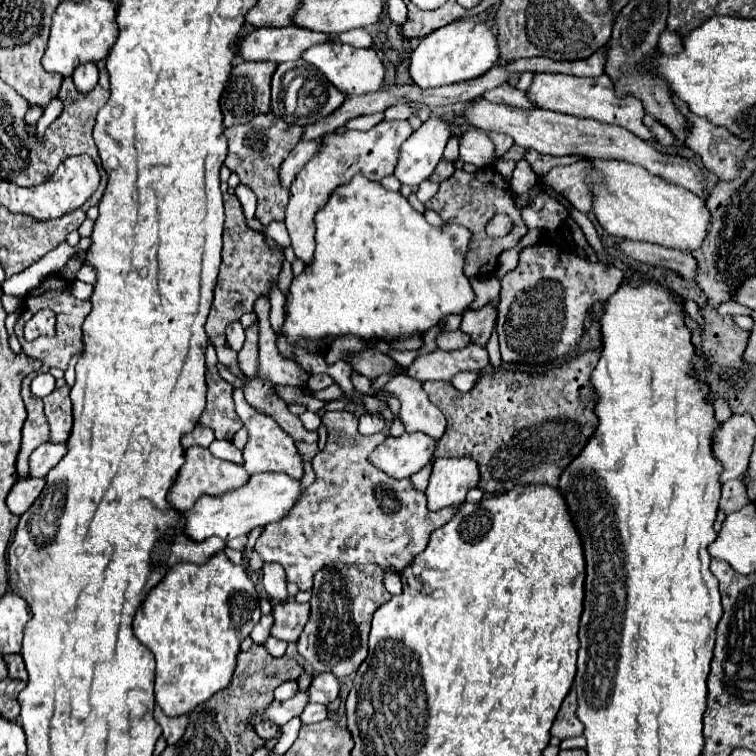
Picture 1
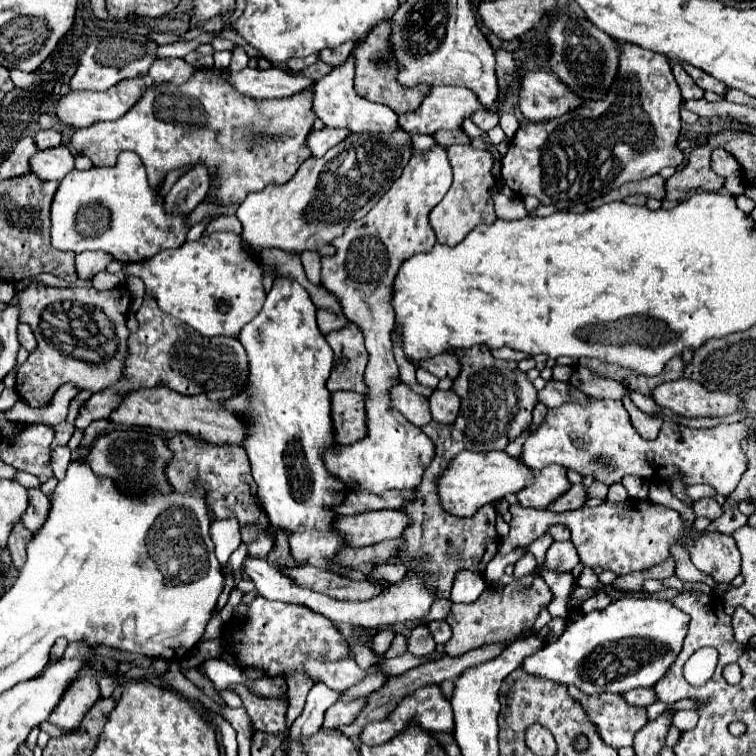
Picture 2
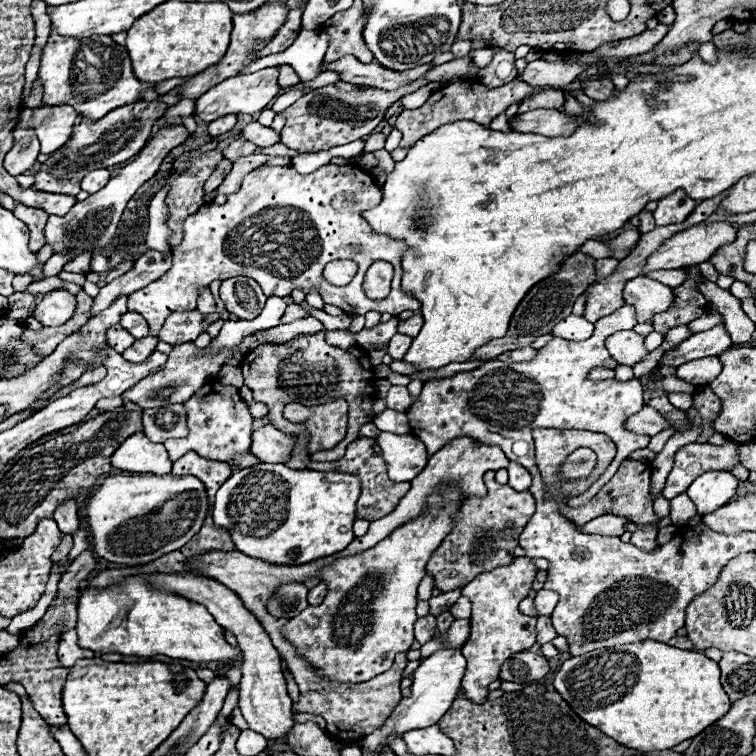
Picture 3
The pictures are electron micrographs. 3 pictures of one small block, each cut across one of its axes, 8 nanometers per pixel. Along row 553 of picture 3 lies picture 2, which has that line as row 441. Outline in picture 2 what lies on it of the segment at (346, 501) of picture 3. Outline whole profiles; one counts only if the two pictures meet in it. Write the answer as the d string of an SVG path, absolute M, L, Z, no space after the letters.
M276 278L272 290L266 296L264 308L260 314L246 324L238 336L242 346L248 352L248 388L244 392L238 392L236 396L222 400L220 404L228 408L228 412L236 412L246 424L246 438L244 438L244 450L252 464L252 476L258 486L258 498L268 514L270 524L276 530L282 530L288 534L290 542L290 554L296 562L306 562L316 568L332 570L336 566L334 558L338 550L346 548L344 540L340 542L340 536L328 528L332 520L336 520L336 504L344 500L344 484L336 480L324 468L324 452L330 452L336 448L336 430L332 424L332 410L330 410L330 392L326 388L326 380L330 376L332 364L334 364L334 352L328 346L326 338L316 328L316 308L312 306L308 292L290 278Z

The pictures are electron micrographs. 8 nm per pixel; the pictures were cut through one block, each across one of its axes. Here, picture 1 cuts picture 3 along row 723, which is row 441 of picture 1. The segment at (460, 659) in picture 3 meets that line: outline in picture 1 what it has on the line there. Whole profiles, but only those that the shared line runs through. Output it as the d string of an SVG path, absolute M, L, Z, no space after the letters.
M424 432L402 434L400 438L388 436L370 456L376 468L392 478L410 478L420 472L432 458L436 440Z

